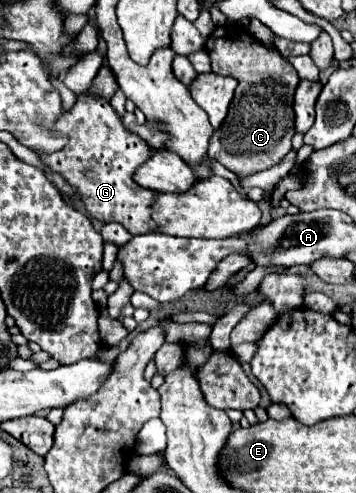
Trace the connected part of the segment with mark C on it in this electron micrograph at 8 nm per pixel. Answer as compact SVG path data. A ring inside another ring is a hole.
M240 25L216 27L208 37L206 53L210 55L214 73L230 75L238 81L226 121L210 137L210 157L238 177L248 177L278 165L292 149L292 97L300 81L296 69L280 53L268 51Z

